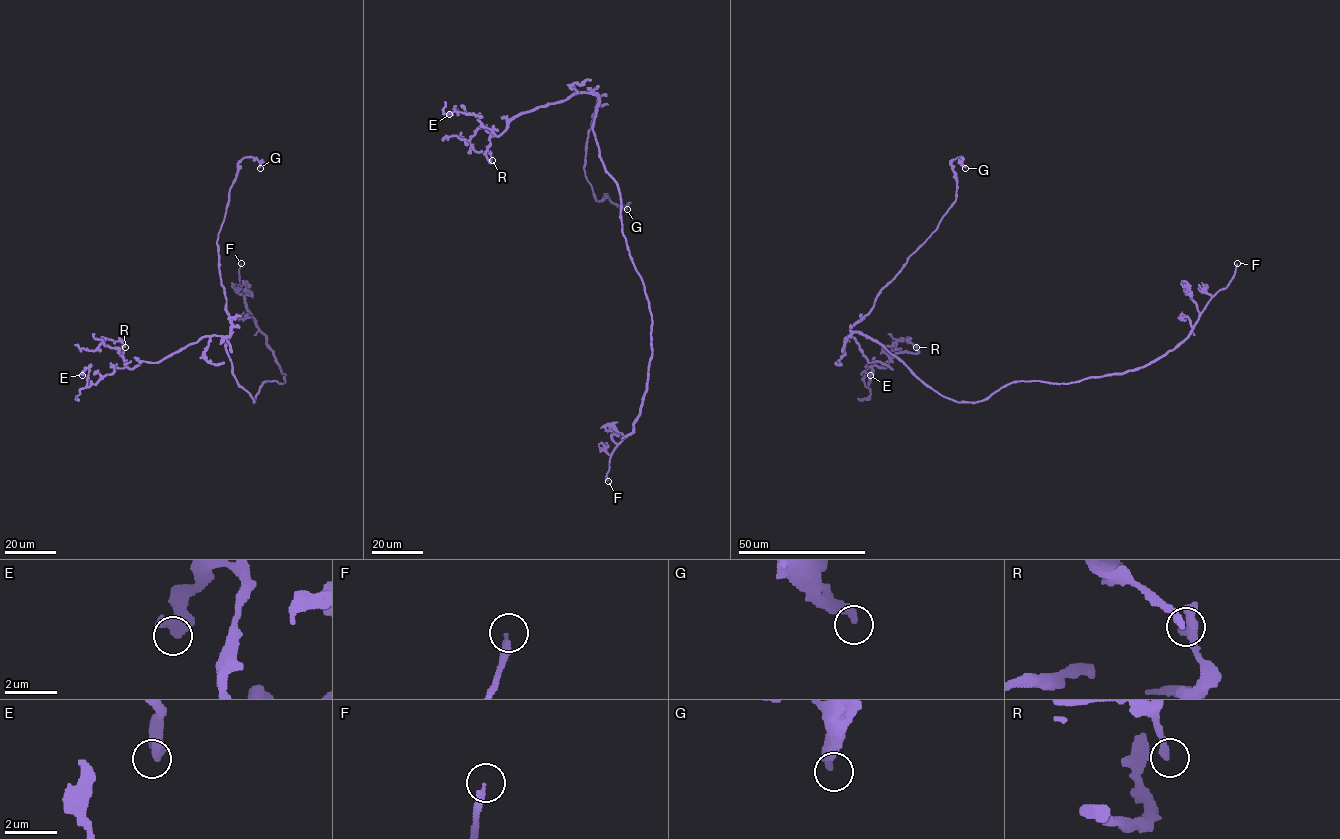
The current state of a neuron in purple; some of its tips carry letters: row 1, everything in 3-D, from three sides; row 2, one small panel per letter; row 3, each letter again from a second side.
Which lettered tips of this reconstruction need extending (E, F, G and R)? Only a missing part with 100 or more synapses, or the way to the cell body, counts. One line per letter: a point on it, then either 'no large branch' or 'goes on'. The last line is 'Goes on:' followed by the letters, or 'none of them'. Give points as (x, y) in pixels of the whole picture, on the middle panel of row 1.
E: place (449, 114); no large branch
F: place (608, 481); goes on
G: place (627, 209); no large branch
R: place (492, 160); no large branch
Goes on: F

